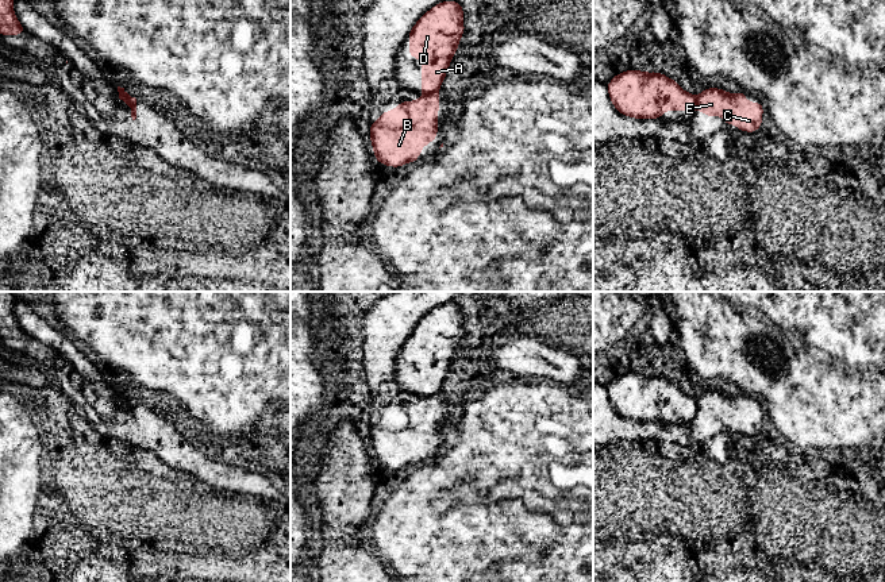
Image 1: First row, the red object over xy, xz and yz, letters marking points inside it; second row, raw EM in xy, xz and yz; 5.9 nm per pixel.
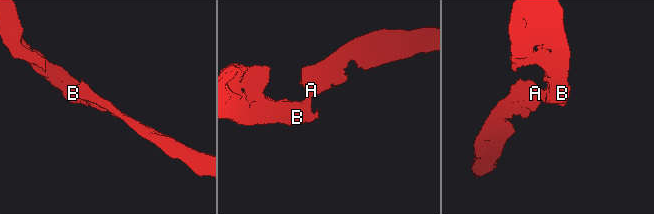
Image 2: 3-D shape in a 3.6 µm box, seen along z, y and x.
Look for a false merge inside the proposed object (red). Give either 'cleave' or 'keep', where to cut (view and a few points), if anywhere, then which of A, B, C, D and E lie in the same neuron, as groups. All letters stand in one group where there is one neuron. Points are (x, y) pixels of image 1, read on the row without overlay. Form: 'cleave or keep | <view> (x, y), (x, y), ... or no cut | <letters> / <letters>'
cleave | xz (437, 393), (424, 397) | A D / B C E

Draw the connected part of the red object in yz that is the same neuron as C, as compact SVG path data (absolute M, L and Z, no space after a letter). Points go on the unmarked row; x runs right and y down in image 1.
M705 390L697 398L697 411L704 419L719 417L724 425L744 435L755 435L762 427L763 406L746 402L746 393L728 396L720 390Z

